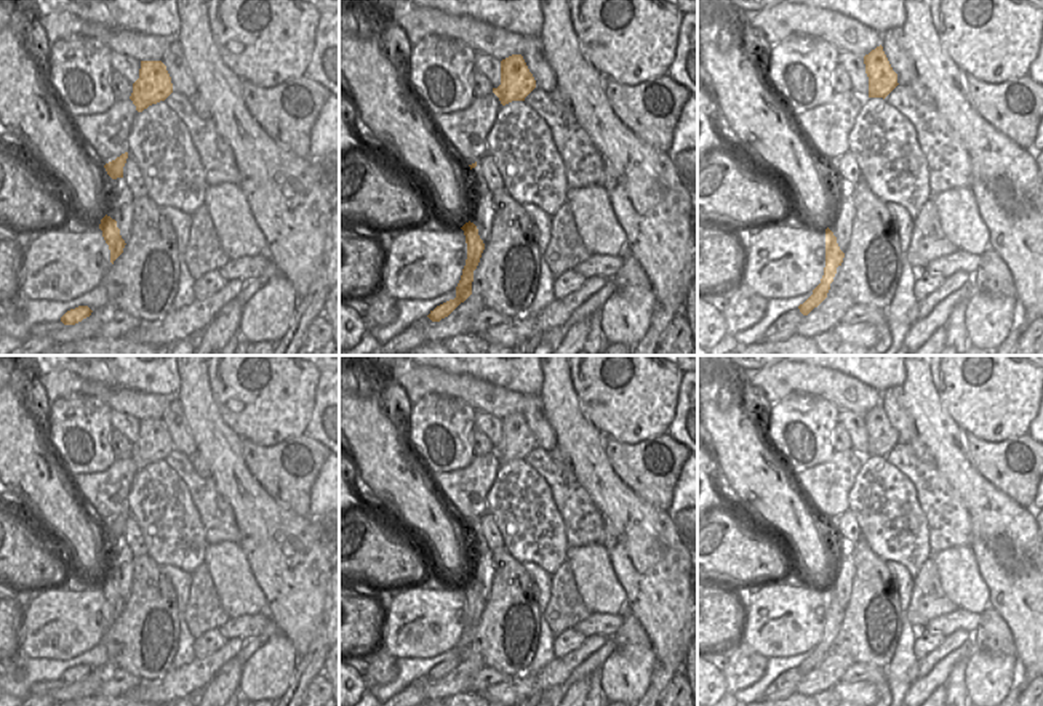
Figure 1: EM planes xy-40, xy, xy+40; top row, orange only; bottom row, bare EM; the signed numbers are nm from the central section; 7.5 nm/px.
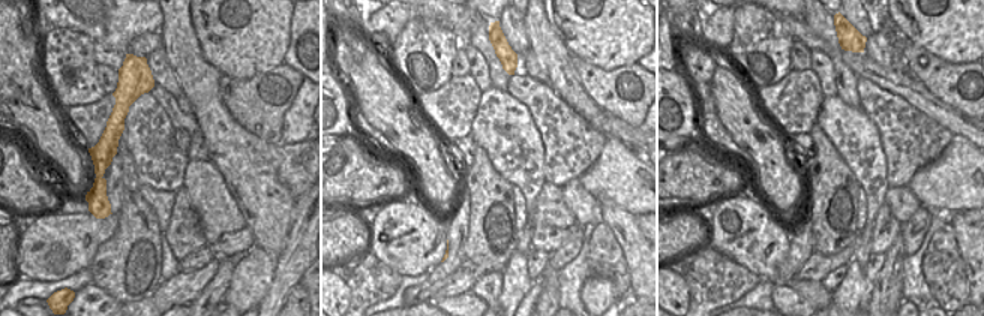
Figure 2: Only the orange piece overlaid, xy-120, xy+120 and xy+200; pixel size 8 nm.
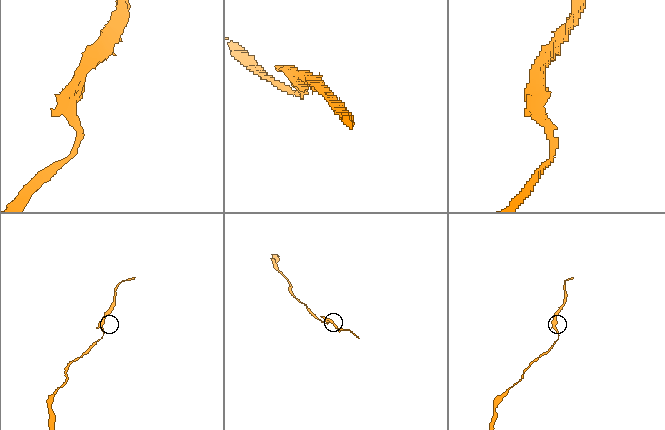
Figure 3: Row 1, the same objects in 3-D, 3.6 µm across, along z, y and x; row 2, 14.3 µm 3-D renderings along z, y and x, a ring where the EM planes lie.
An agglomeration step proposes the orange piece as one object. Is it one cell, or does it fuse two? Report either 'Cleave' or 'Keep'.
Keep.

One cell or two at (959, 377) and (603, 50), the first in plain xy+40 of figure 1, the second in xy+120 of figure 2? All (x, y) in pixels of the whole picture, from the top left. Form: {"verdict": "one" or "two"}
{"verdict": "one"}

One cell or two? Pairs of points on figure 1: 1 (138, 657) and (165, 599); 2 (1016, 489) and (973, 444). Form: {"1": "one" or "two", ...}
{"1": "one", "2": "one"}

